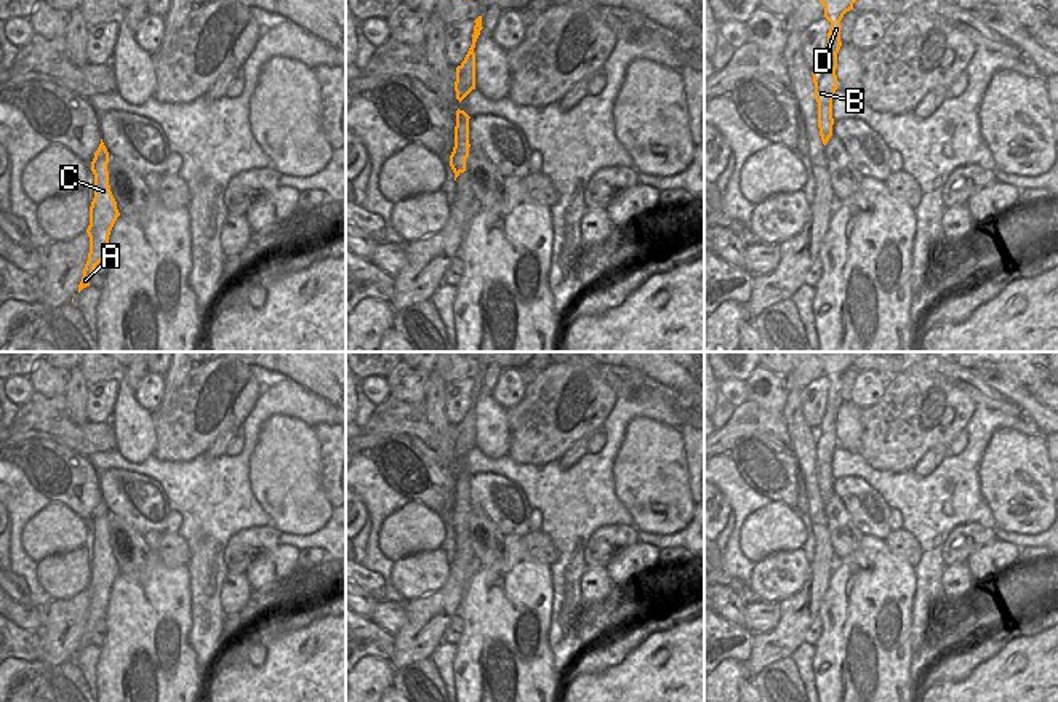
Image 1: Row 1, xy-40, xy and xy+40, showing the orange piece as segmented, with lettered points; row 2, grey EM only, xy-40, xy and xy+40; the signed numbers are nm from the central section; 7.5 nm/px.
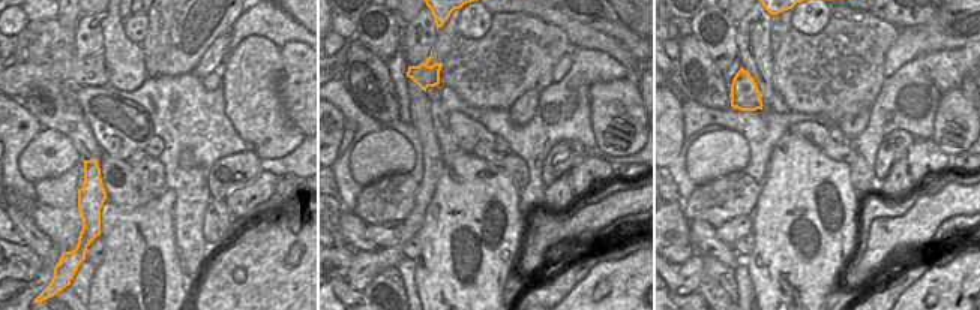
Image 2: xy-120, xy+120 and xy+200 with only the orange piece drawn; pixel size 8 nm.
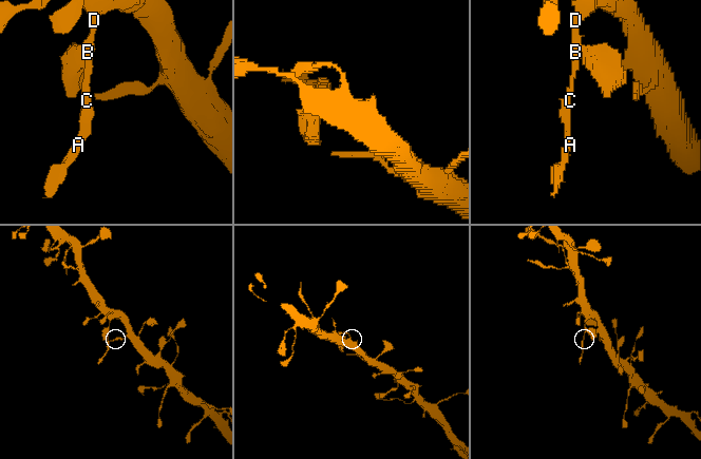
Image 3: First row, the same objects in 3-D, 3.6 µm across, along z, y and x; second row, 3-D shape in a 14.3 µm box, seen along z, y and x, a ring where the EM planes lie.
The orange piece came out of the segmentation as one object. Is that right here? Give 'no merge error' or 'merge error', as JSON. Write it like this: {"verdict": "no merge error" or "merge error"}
{"verdict": "no merge error"}

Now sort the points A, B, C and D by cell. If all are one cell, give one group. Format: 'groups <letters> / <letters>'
groups A B C D

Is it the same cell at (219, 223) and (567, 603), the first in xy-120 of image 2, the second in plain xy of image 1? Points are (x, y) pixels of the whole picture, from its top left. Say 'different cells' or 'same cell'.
different cells

